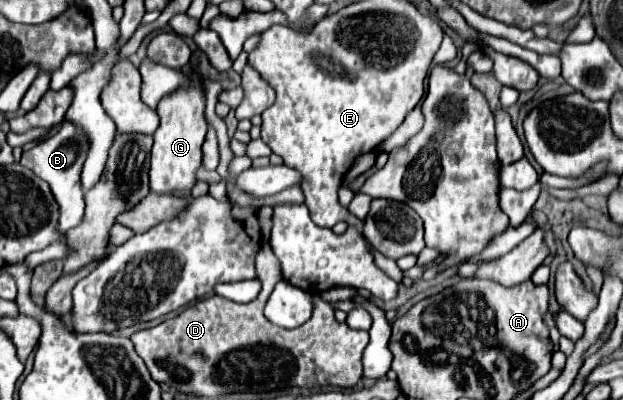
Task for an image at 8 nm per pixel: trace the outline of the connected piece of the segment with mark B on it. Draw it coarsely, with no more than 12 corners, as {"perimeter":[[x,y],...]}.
{"perimeter":[[63,121],[21,165],[49,183],[57,233],[81,225],[87,139]]}

